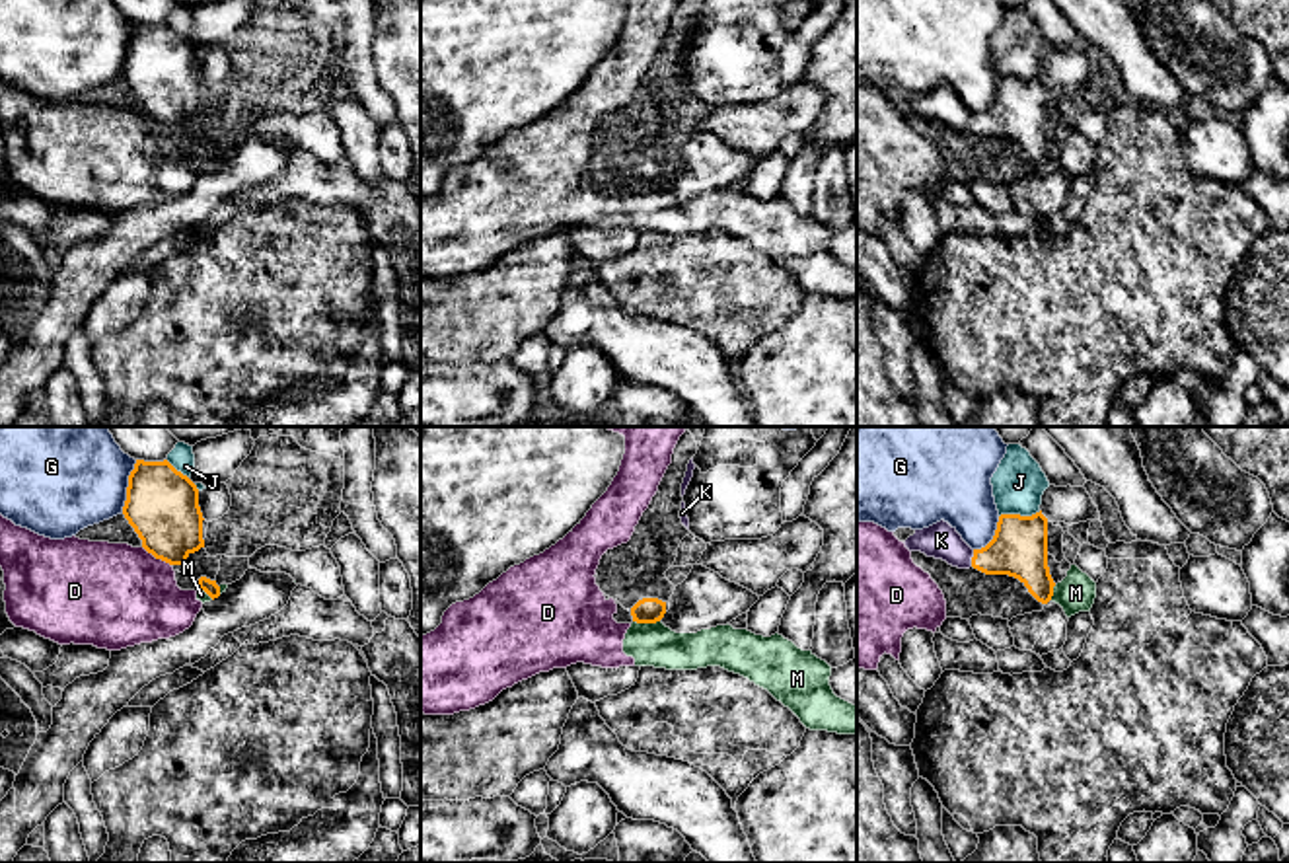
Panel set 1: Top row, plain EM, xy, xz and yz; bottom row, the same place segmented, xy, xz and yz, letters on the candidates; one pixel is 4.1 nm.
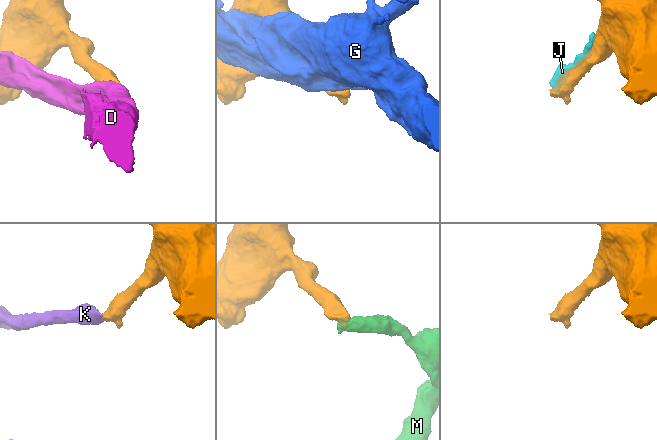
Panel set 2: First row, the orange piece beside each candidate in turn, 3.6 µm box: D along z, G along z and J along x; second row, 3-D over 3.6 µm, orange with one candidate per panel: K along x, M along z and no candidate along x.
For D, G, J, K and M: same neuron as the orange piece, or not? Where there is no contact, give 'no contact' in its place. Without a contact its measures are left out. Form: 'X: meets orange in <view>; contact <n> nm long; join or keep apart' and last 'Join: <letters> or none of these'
D: meets orange in xy; contact 150 nm long; keep apart
G: meets orange in xy; contact 240 nm long; keep apart
J: meets orange in yz; contact 180 nm long; keep apart
K: meets orange in yz; contact 70 nm long; join
M: meets orange in xz; contact 110 nm long; keep apart
Join: K

